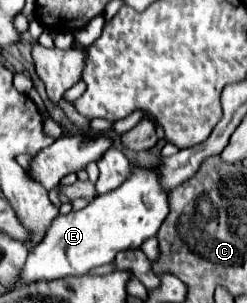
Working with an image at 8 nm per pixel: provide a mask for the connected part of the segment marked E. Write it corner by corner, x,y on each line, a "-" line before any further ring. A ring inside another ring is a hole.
133,167
131,177
107,195
93,199
87,207
55,217
45,237
29,251
19,281
51,281
69,275
85,275
93,267
111,263
119,251
139,249
145,239
155,237
167,215
167,191
161,189
155,169

